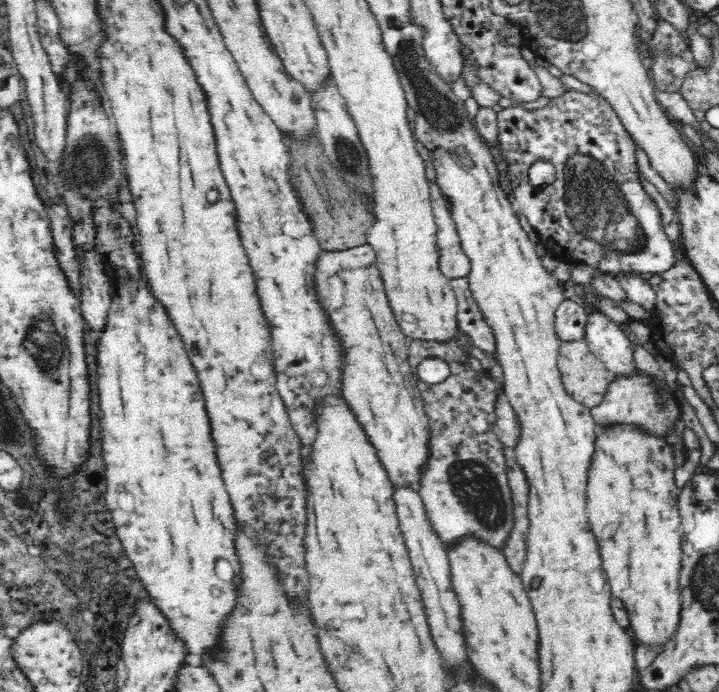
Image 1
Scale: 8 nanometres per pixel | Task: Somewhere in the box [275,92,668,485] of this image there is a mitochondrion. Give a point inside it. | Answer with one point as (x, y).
(596, 208)

